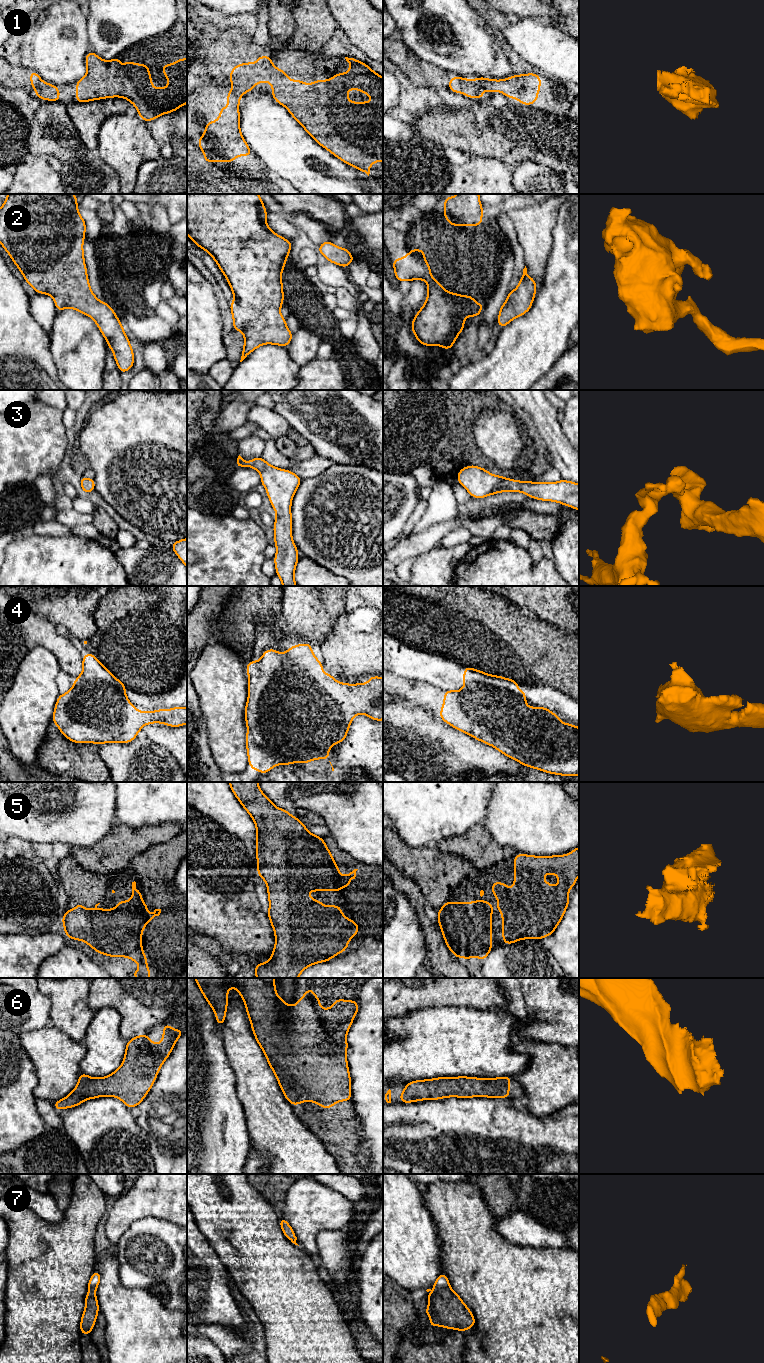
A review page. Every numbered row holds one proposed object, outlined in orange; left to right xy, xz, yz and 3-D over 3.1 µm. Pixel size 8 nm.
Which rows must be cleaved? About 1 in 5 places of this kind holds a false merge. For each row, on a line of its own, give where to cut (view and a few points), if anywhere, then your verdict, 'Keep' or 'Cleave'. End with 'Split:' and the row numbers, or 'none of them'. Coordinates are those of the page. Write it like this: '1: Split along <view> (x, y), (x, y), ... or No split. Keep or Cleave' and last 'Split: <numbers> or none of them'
1: Split along xy (41, 81), (34, 88). Cleave
2: No split. Keep
3: No split. Keep
4: No split. Keep
5: No split. Keep
6: No split. Keep
7: No split. Keep
Split: 1

